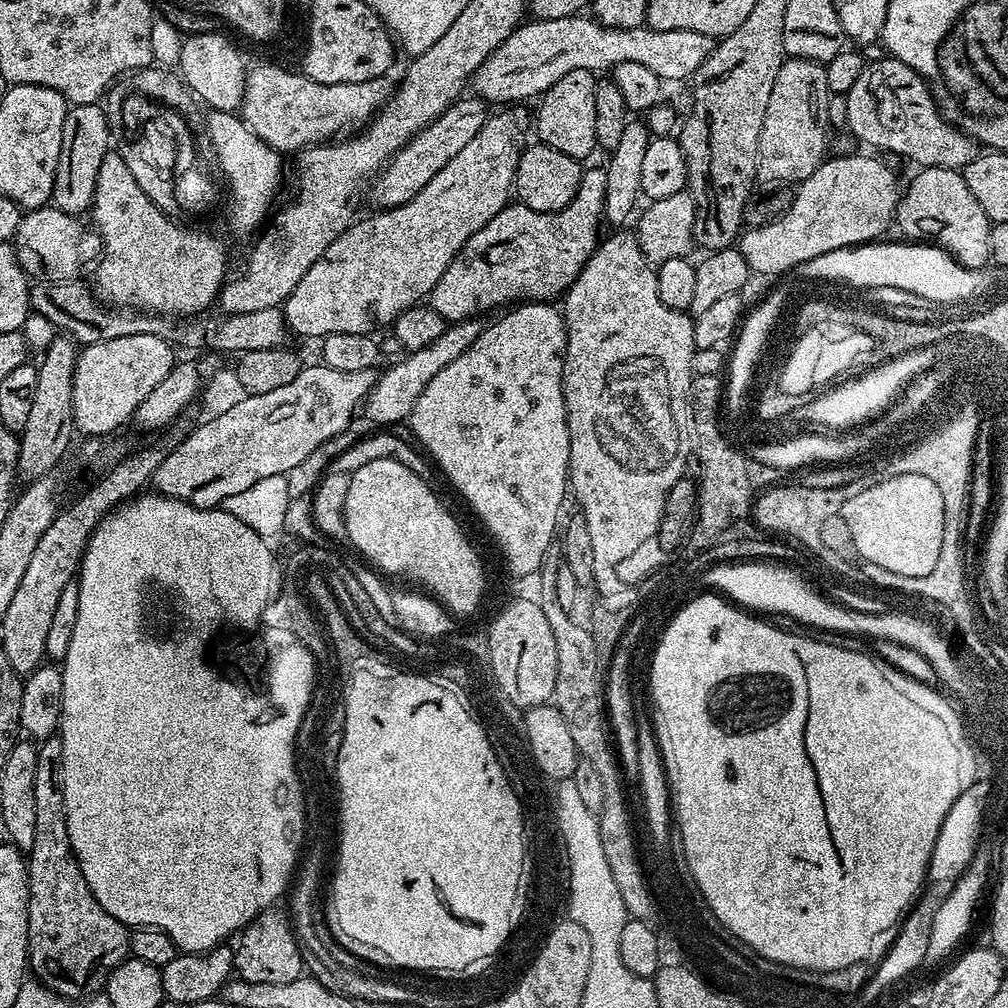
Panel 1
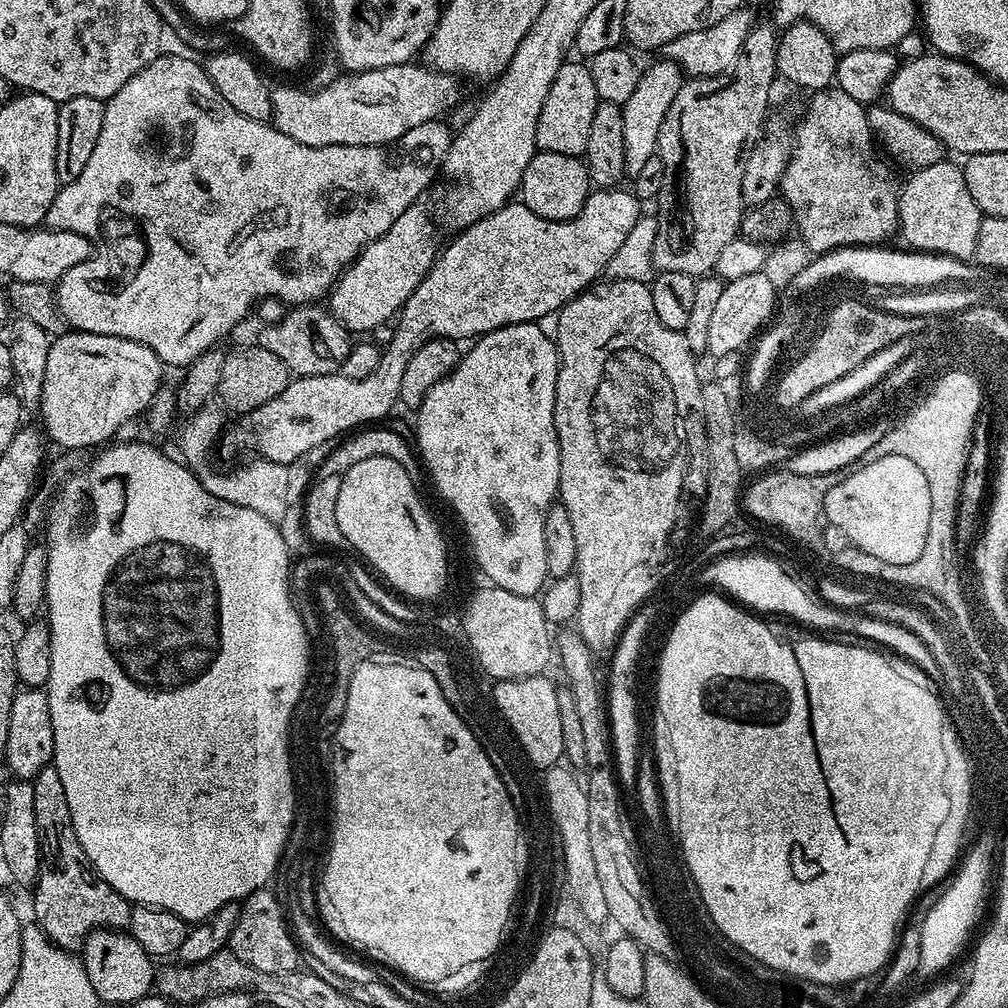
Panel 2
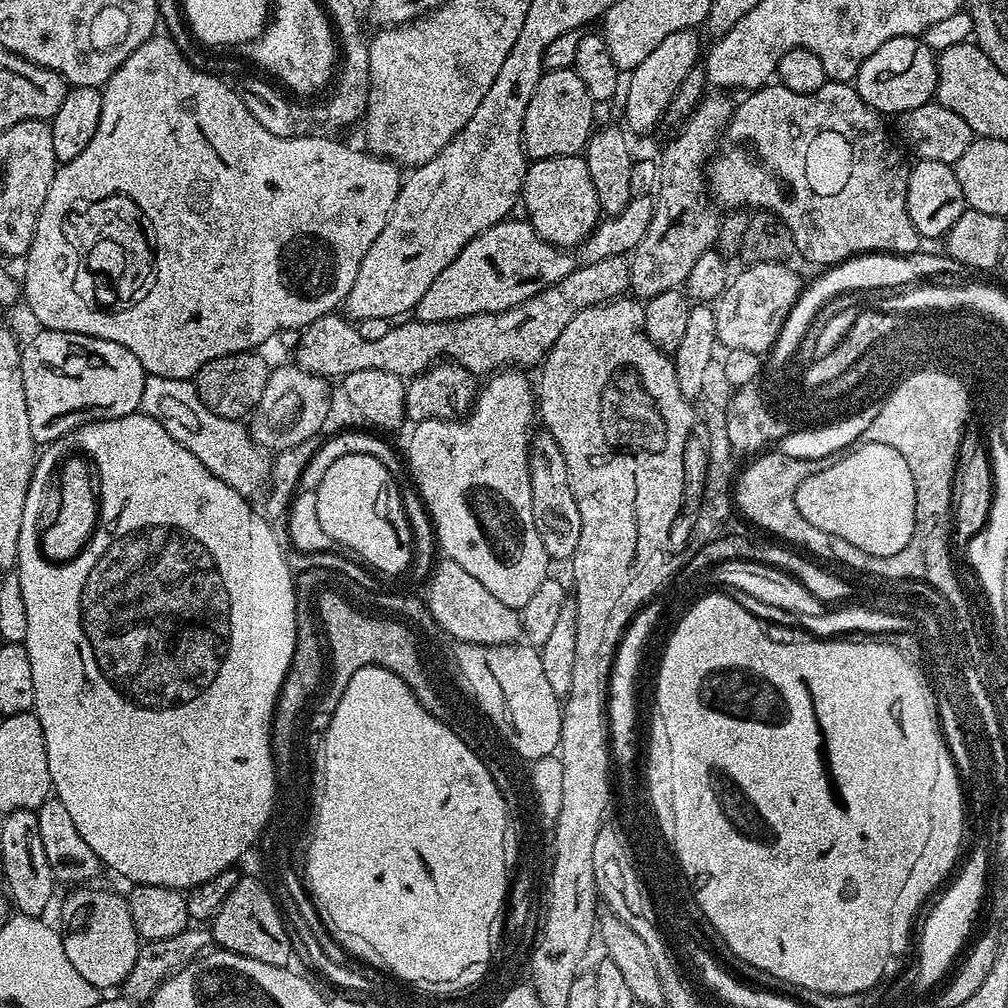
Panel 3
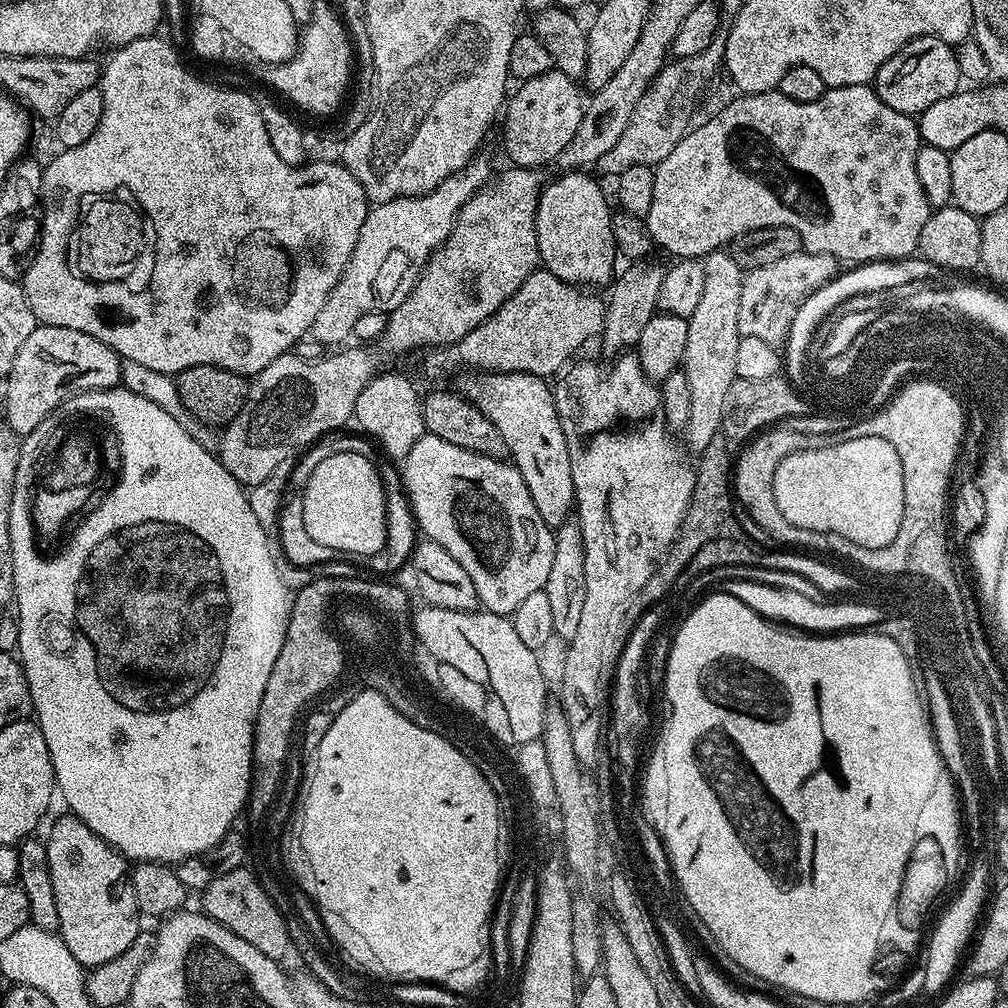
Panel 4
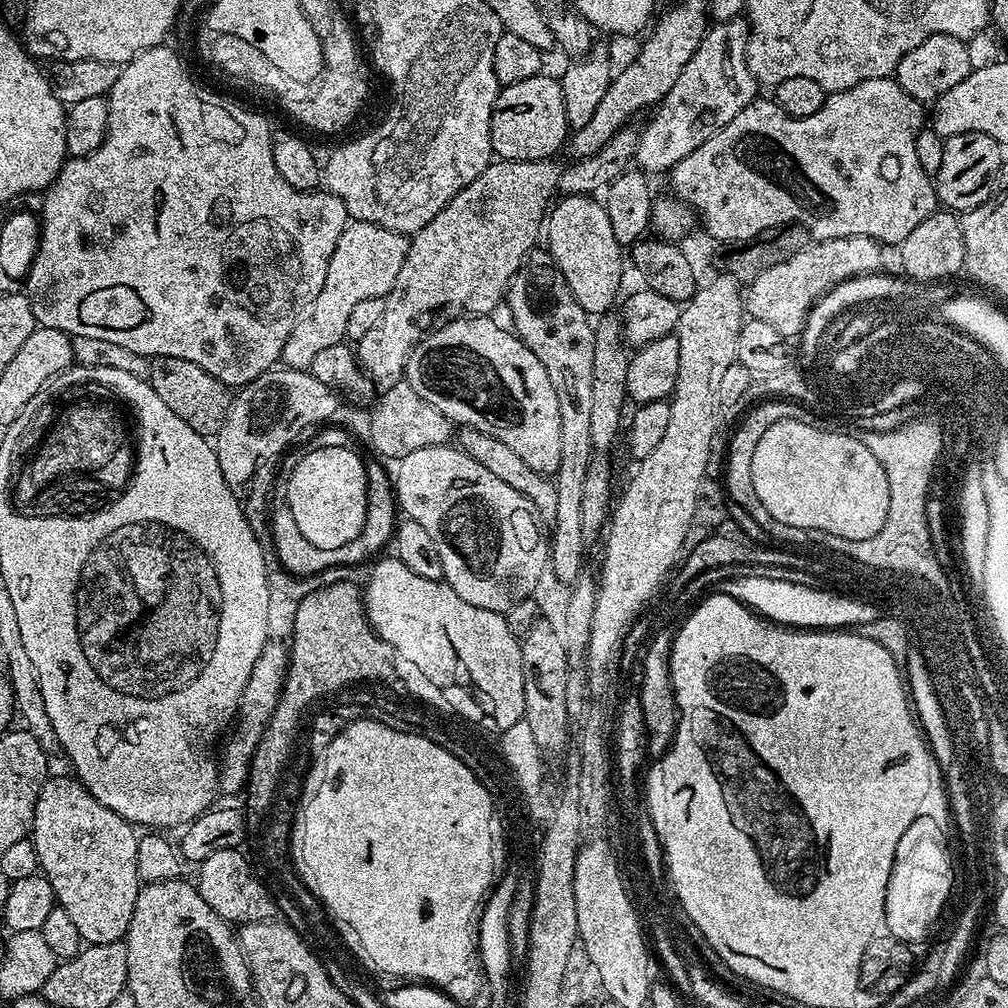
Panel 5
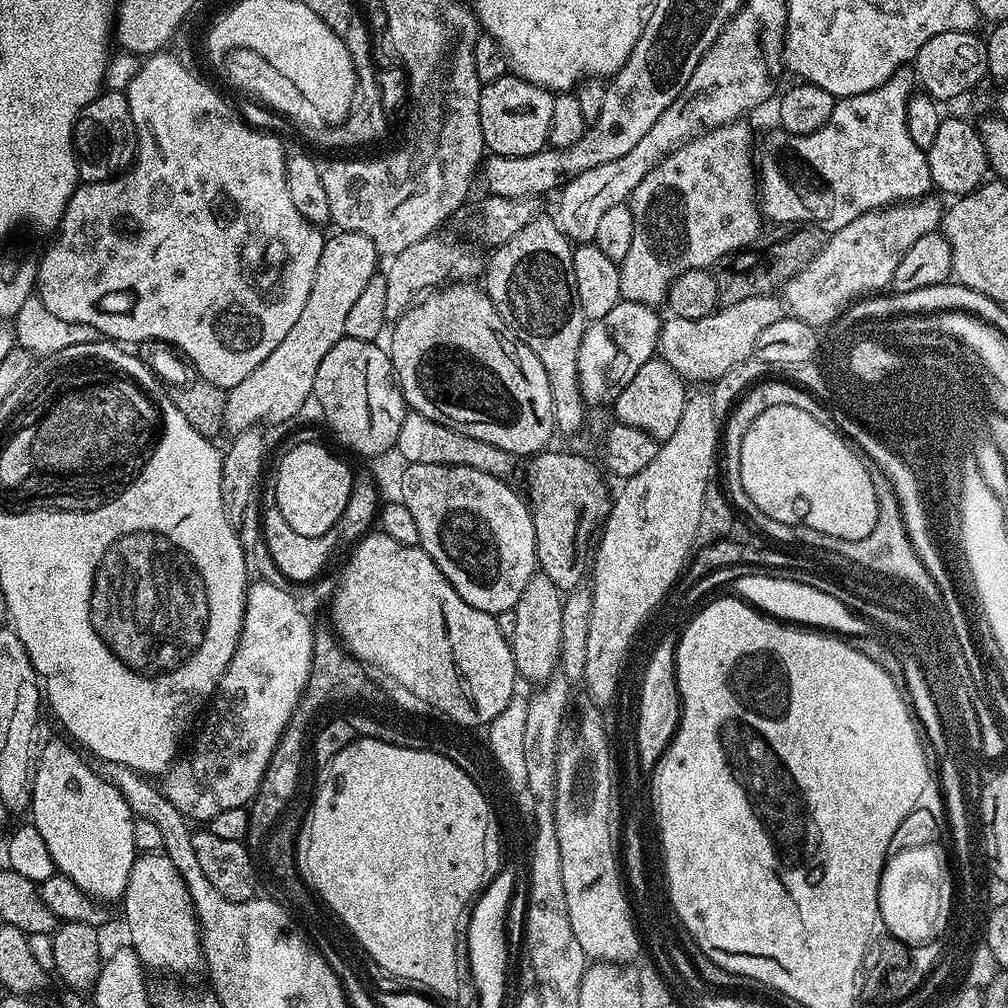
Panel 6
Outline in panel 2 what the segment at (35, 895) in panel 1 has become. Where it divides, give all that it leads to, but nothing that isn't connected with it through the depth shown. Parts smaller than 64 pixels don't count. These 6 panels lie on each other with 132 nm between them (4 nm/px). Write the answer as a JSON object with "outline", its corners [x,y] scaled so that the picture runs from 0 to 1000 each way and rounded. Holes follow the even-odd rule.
{"outline":[[[54,760],[44,762],[31,775],[34,780],[34,812],[40,820],[40,866],[34,878],[36,890],[32,893],[32,901],[36,904],[35,916],[40,918],[53,937],[68,942],[78,941],[89,926],[100,919],[110,919],[115,923],[126,922],[132,898],[114,885],[104,873],[99,872],[85,851],[73,827],[69,800],[65,800],[65,784],[62,781],[62,772],[58,772],[58,764]]]}

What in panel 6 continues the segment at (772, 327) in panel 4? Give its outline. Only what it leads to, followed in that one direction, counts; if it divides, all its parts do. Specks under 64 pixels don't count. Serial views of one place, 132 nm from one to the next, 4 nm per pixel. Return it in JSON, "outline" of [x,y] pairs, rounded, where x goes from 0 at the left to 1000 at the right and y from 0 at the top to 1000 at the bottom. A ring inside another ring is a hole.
{"outline":[[[922,192],[911,198],[882,202],[870,210],[847,216],[847,220],[824,231],[813,251],[778,281],[776,301],[779,307],[806,325],[816,326],[828,322],[828,317],[832,318],[850,298],[880,287],[887,268],[891,268],[891,260],[895,260],[895,252],[899,252],[915,232],[923,232],[934,225],[938,207],[935,202],[933,206],[927,195]]]}

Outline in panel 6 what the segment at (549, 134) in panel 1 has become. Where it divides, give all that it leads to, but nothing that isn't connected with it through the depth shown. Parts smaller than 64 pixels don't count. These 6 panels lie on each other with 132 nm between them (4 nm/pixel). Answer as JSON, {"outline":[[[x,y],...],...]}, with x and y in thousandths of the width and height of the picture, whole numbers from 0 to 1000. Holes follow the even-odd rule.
{"outline":[[[502,73],[479,84],[474,97],[474,117],[478,125],[480,146],[490,155],[525,155],[544,143],[550,94],[511,73]]]}

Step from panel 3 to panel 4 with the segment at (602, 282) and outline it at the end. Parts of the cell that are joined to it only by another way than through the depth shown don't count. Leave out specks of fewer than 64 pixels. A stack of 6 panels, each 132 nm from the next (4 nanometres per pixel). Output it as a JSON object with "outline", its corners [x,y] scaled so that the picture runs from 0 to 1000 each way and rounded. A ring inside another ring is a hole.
{"outline":[[[543,268],[528,270],[516,287],[494,309],[486,312],[482,319],[466,327],[462,335],[439,347],[426,348],[425,369],[433,373],[447,365],[460,364],[477,365],[480,371],[521,369],[537,375],[551,374],[586,333],[594,334],[599,328],[601,302],[587,290],[590,289],[563,282]]]}

